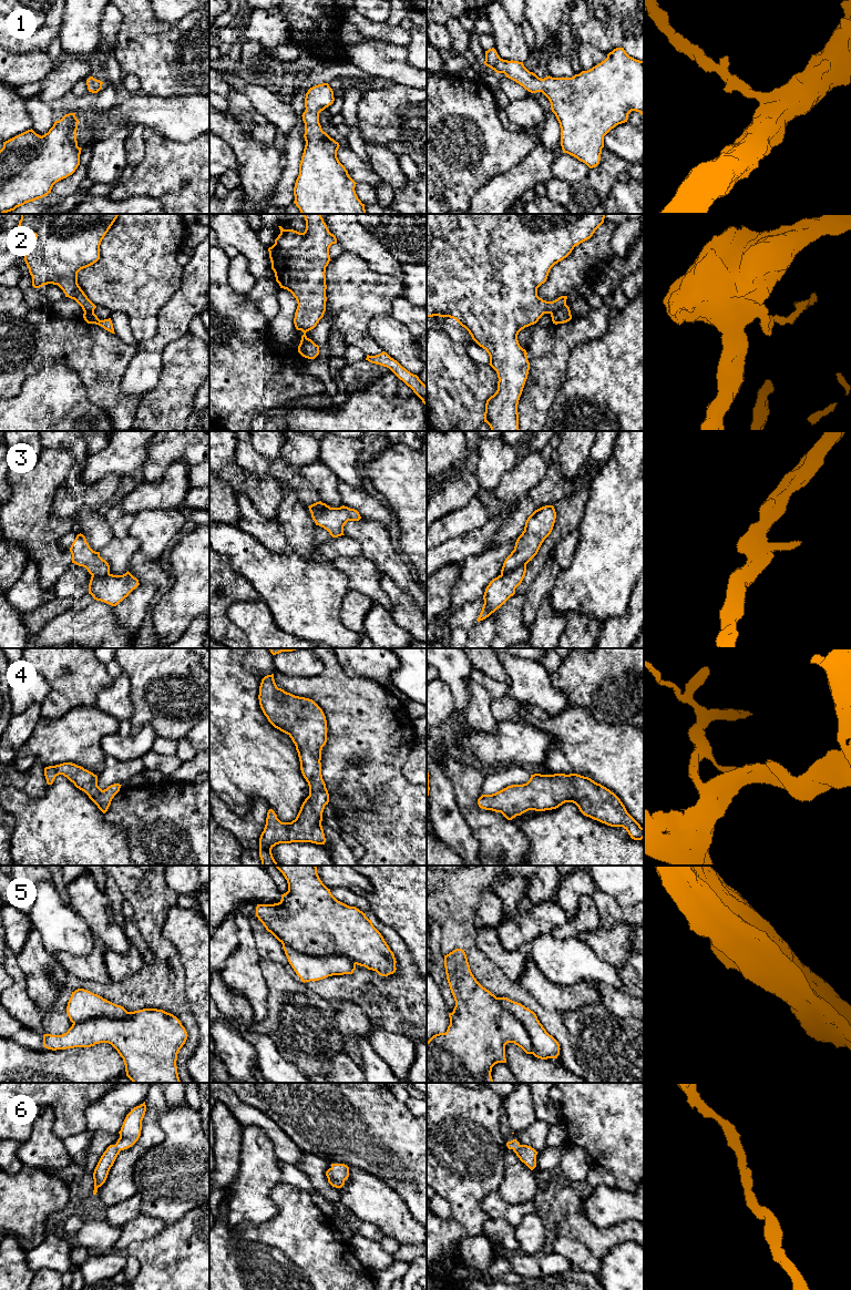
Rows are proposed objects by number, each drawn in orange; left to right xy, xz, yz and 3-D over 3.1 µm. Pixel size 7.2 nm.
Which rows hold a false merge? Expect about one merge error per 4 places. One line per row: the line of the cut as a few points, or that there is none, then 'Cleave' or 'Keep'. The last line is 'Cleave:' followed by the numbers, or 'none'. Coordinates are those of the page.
1: No split. Keep
2: Split along yz (566, 305), (551, 314). Cleave
3: Split along yz (525, 563), (501, 574). Cleave
4: No split. Keep
5: Split along xz (282, 942), (299, 952), (311, 955), (344, 955), (355, 964). Cleave
6: No split. Keep
Cleave: 2, 3, 5

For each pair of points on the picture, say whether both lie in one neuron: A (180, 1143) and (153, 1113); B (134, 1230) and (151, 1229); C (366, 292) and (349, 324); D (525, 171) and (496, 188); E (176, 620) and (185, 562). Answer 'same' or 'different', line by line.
A: different
B: same
C: same
D: same
E: same

